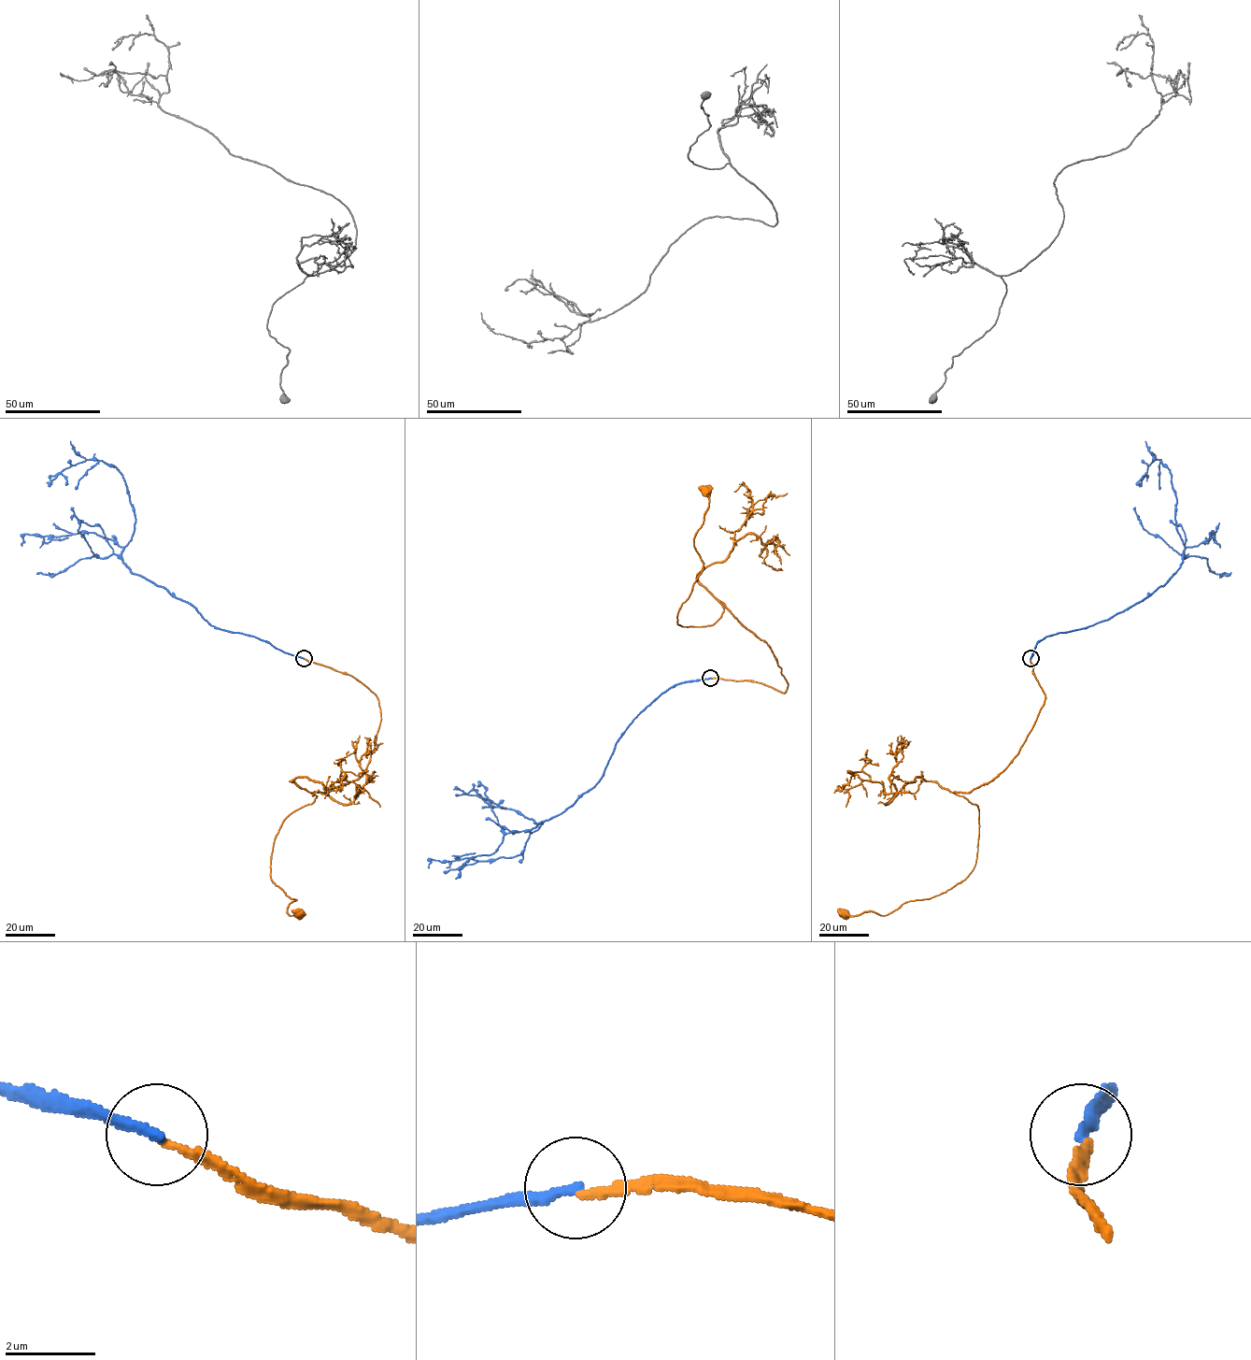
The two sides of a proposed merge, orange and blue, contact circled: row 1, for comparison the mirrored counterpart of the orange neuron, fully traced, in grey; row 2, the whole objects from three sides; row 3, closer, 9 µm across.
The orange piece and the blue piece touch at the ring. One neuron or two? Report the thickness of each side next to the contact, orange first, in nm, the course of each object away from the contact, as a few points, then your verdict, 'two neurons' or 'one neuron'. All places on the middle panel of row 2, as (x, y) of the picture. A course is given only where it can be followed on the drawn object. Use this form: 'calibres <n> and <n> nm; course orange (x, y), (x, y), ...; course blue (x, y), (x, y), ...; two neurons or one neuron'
calibres 160 and 240 nm; course orange (710, 679), (788, 684), (722, 603), (713, 624), (677, 623), (702, 570), (705, 491); course blue (710, 678), (661, 693), (617, 743), (600, 780), (561, 813), (528, 830), (536, 830), (542, 823), (456, 787); one neuron

